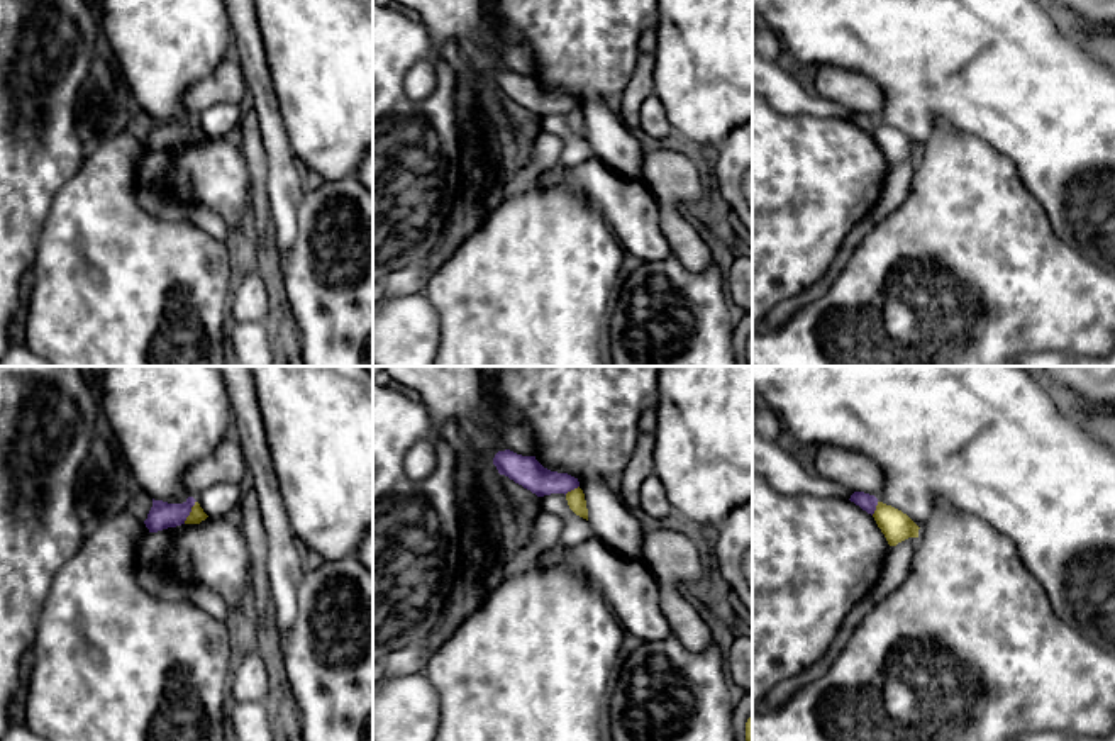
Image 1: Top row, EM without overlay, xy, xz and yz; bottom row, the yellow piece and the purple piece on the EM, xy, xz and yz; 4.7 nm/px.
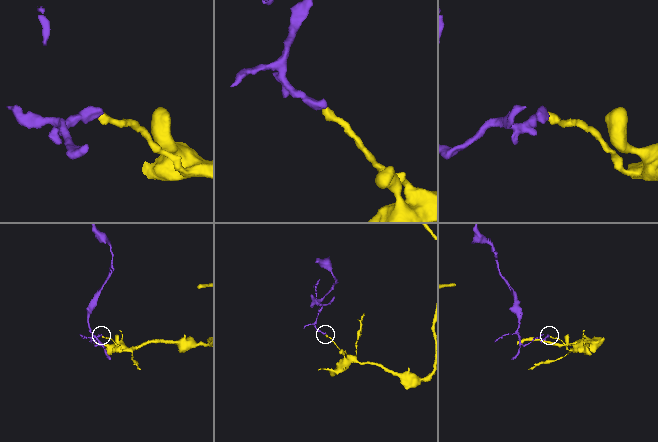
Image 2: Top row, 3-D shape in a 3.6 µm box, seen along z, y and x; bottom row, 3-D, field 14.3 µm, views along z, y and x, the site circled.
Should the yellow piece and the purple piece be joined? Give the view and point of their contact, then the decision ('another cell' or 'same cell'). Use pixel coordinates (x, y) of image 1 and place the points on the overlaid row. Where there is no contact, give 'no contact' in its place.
xy (190, 512) | another cell

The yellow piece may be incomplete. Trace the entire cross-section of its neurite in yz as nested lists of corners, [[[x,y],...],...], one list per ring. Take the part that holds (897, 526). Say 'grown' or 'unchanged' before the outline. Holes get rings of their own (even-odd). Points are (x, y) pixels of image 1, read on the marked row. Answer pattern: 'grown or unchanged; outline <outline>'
unchanged; outline [[[878,502],[873,517],[890,546],[896,546],[908,538],[918,538],[920,527],[907,514],[891,505]]]

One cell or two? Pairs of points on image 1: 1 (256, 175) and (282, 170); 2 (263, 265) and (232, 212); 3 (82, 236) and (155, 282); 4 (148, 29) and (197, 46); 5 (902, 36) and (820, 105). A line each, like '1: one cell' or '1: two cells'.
1: two cells
2: two cells
3: one cell
4: one cell
5: two cells

